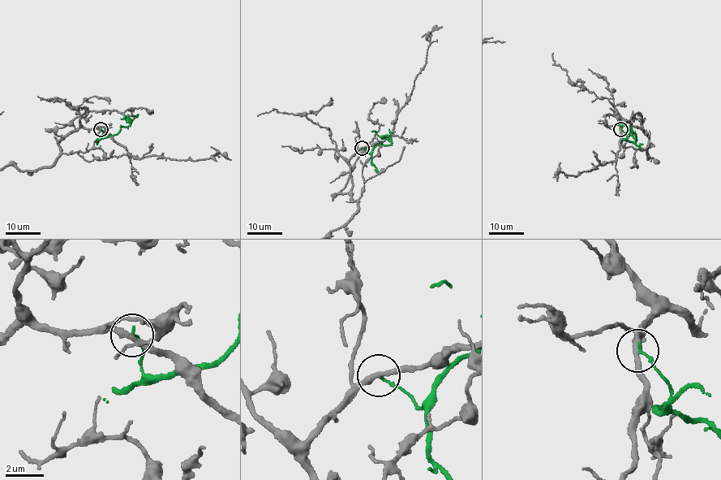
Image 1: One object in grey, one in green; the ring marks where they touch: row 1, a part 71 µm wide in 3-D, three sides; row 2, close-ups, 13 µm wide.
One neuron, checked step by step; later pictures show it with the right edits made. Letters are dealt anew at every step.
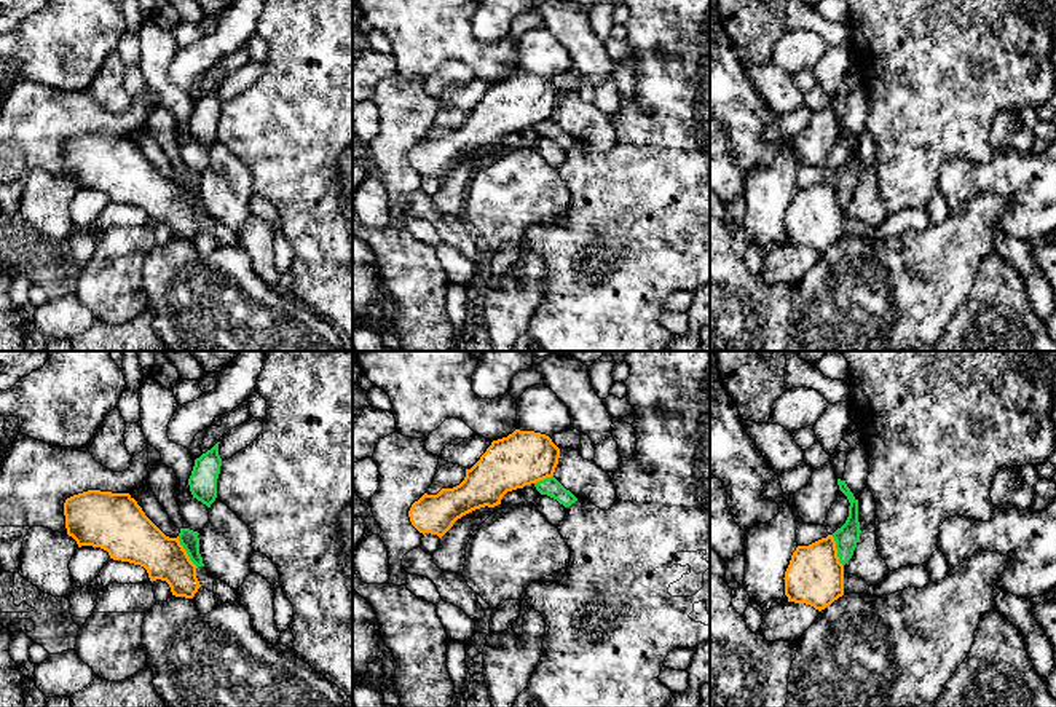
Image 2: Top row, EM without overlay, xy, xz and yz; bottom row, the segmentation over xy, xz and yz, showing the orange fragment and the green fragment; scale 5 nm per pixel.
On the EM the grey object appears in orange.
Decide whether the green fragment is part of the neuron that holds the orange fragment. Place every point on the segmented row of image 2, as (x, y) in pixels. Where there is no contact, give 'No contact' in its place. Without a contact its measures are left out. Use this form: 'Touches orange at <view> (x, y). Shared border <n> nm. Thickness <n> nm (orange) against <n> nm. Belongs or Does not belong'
Touches orange at xy (185, 552). Shared border 190 nm. Thickness 240 nm (orange) against 90 nm. Does not belong

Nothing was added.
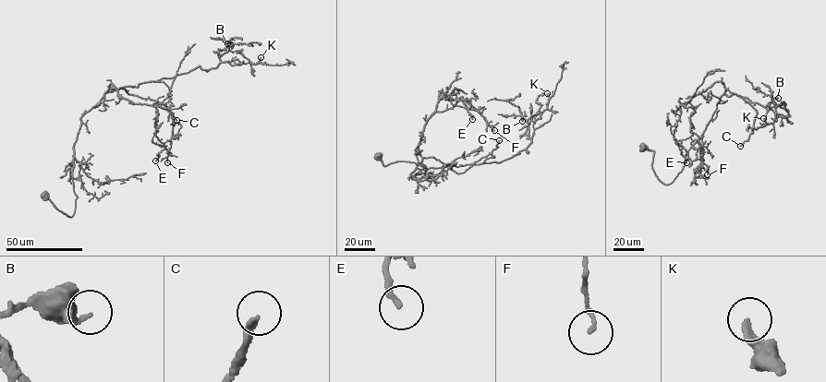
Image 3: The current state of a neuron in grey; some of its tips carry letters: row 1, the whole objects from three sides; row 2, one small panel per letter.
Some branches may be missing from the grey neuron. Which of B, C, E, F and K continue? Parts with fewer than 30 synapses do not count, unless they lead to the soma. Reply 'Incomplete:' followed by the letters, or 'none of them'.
Incomplete: C, K

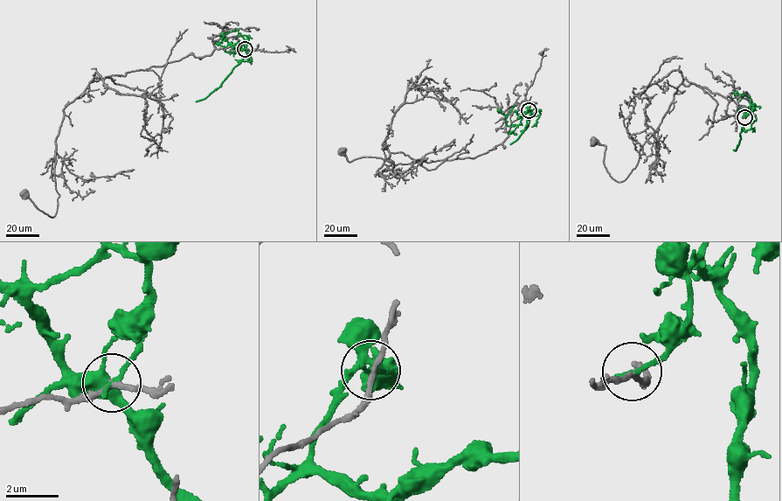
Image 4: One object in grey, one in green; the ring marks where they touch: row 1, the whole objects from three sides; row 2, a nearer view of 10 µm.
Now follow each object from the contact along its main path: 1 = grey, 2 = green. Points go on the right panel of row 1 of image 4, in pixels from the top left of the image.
1: (744, 117), (751, 107), (704, 86), (680, 85), (635, 168), (619, 182), (607, 171), (605, 146), (592, 142)
2: (744, 117), (749, 110), (752, 117), (750, 128), (741, 128), (741, 138), (733, 150)

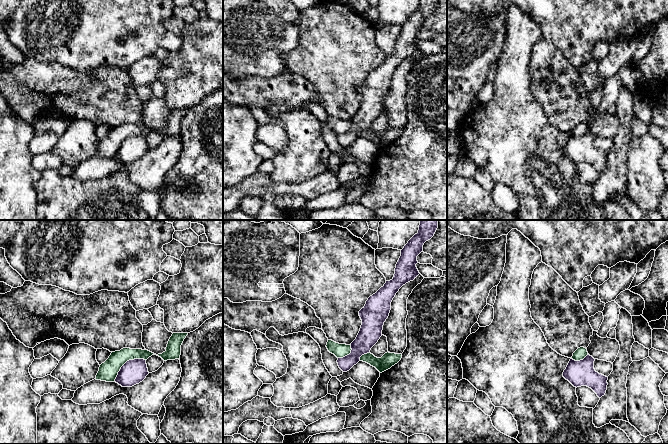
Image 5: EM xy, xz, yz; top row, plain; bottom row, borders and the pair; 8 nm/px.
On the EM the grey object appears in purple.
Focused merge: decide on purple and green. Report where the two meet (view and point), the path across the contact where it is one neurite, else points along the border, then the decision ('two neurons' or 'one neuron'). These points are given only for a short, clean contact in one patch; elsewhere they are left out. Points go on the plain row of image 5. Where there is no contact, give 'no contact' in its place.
contact xy (126, 138); border xy (145, 135), (129, 135), (121, 143), (114, 156); two neurons

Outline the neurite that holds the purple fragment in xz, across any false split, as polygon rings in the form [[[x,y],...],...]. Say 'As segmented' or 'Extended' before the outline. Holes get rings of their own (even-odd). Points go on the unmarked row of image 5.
As segmented. [[[420,0],[415,10],[401,26],[392,56],[386,57],[375,70],[370,72],[359,87],[362,101],[356,115],[350,120],[351,129],[338,134],[337,139],[343,148],[349,147],[360,137],[360,133],[370,129],[371,124],[382,112],[383,101],[389,92],[391,78],[399,65],[413,57],[420,49],[416,43],[417,32],[423,28],[423,21],[430,16],[438,0]]]

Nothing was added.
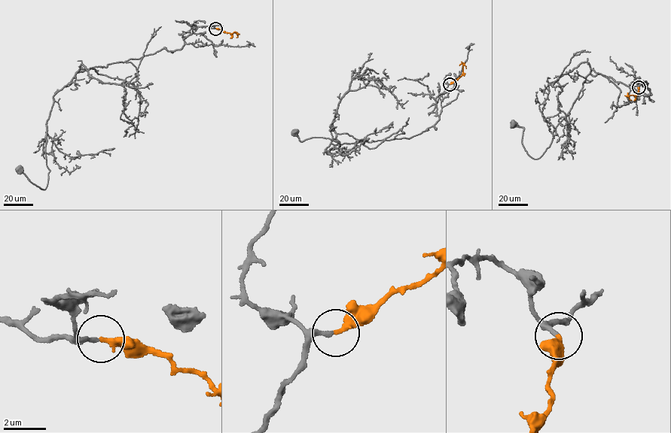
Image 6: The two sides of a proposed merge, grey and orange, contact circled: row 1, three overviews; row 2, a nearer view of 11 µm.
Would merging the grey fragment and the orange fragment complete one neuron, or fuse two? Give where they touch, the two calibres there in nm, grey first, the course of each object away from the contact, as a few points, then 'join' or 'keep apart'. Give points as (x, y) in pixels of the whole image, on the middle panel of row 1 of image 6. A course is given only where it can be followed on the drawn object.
place (449, 84); calibres 200 and 300 nm; course grey (449, 84), (432, 112), (438, 120), (410, 137), (333, 139), (327, 154), (339, 143), (301, 141), (295, 131); course orange (450, 84), (462, 75), (462, 65), (466, 68); join

